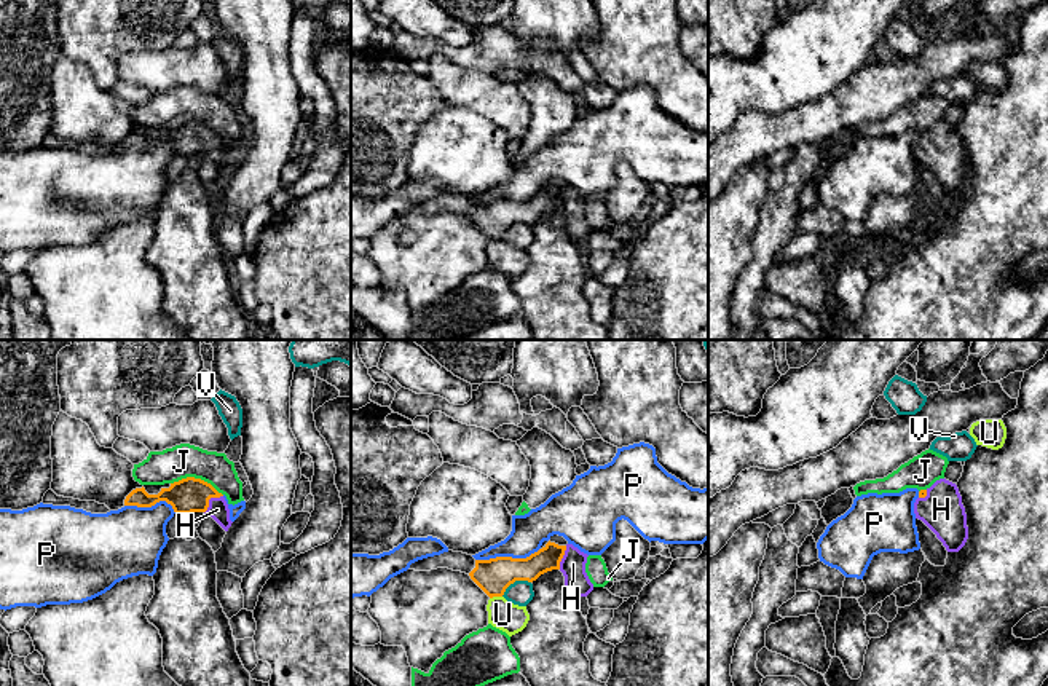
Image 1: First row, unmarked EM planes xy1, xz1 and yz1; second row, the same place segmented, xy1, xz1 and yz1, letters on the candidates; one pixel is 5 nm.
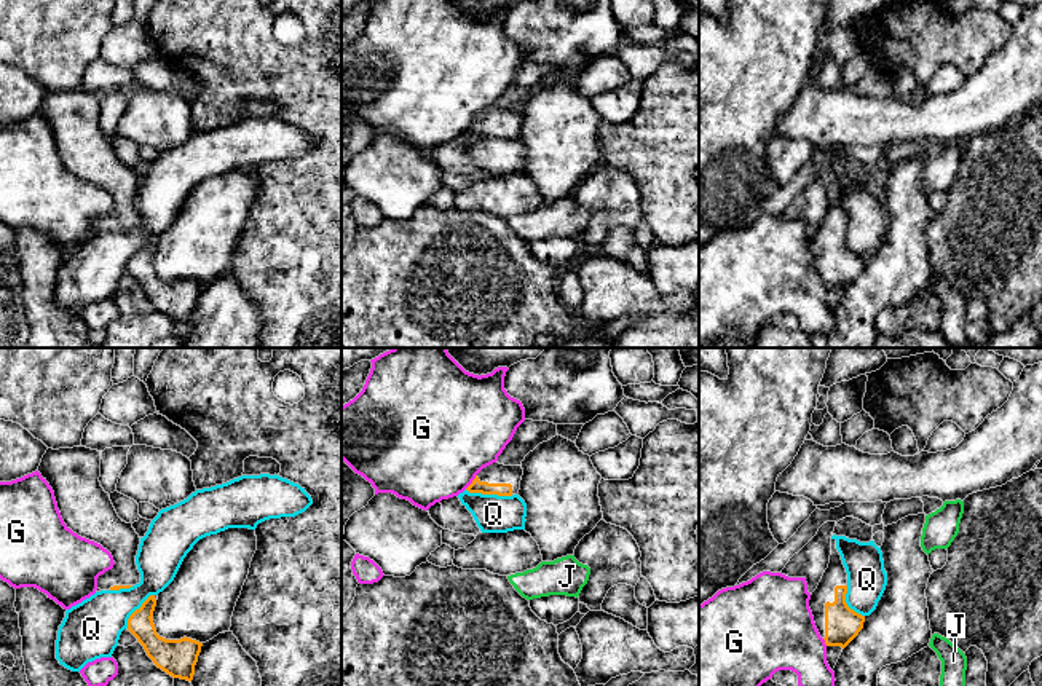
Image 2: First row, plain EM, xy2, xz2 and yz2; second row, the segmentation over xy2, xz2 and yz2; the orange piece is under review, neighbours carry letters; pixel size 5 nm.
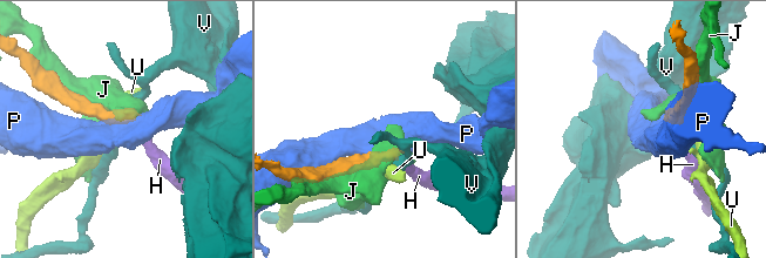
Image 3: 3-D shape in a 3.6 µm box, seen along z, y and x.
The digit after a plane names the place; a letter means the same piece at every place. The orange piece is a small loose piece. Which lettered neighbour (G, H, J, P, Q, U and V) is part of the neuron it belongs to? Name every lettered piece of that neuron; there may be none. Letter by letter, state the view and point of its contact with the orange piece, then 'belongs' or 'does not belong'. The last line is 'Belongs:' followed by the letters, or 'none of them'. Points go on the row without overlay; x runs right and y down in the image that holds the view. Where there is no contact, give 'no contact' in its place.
G: xz2 (473, 125) | does not belong
H: xy1 (209, 141) | belongs
J: xy1 (196, 122) | does not belong
P: xz1 (508, 200) | does not belong
Q: xz2 (490, 136) | does not belong
U: xz1 (495, 238) | does not belong
V: xz1 (514, 224) | does not belong
Belongs: H

